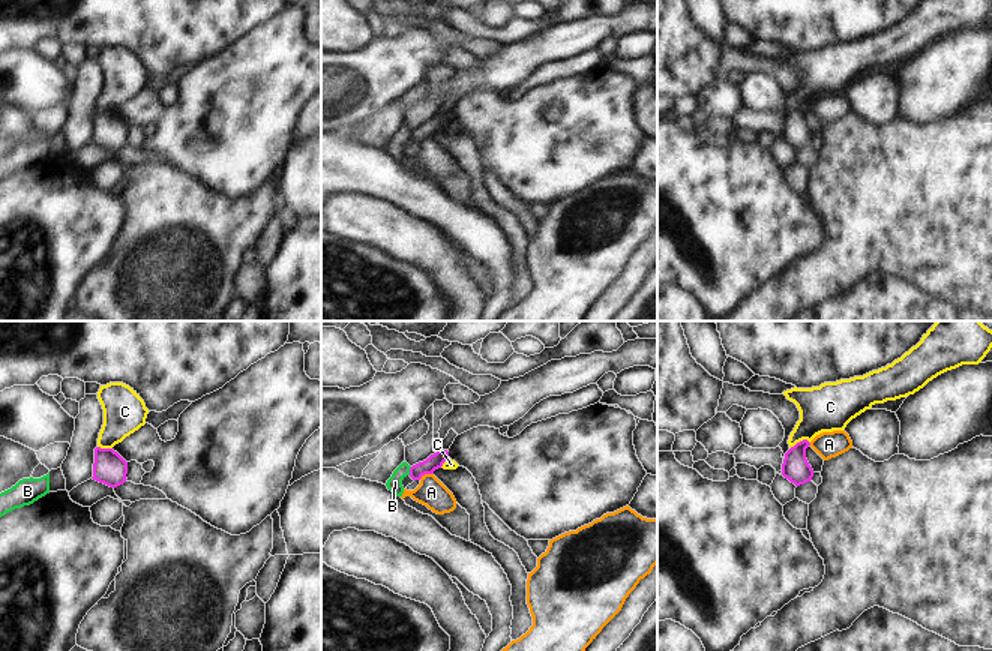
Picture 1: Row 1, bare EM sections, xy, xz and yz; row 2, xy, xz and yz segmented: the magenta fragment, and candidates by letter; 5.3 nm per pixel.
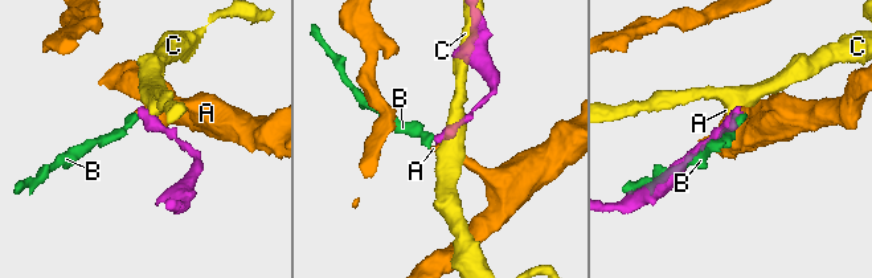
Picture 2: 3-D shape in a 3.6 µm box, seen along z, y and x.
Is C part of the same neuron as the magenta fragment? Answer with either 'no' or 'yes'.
no

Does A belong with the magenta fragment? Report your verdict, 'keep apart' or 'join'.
keep apart

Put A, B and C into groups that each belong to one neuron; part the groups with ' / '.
A B / C

